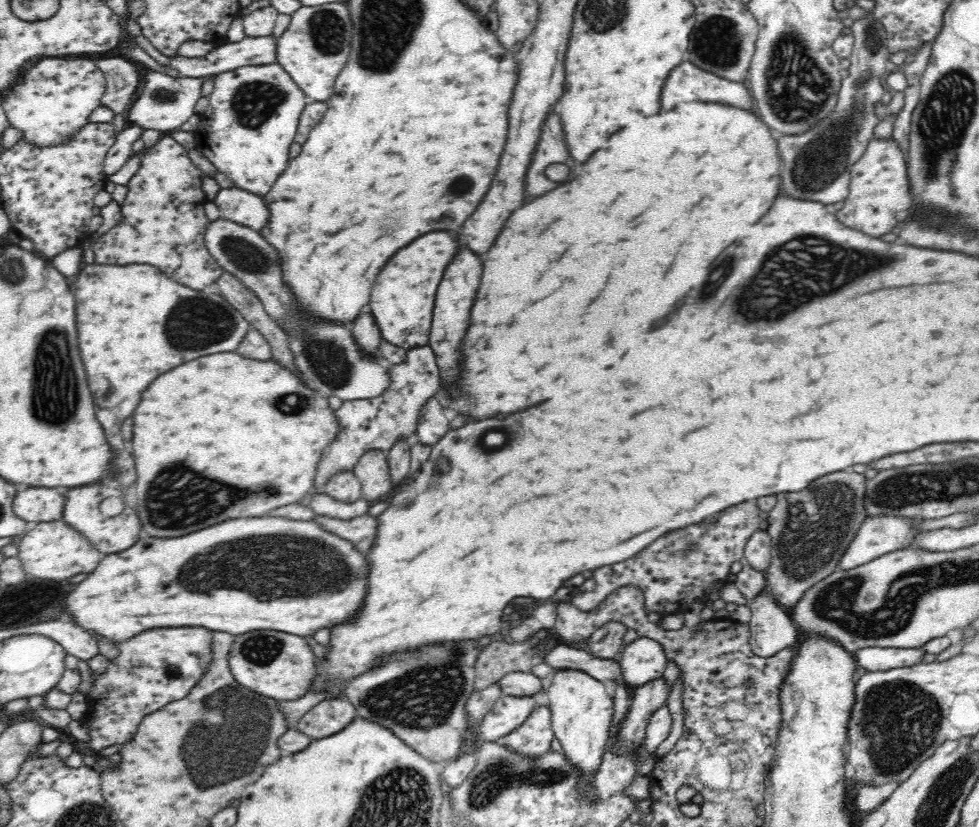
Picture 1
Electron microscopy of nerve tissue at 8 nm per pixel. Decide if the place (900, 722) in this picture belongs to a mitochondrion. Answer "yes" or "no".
yes

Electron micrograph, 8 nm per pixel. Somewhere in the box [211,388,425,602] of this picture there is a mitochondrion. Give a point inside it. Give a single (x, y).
(292, 404)

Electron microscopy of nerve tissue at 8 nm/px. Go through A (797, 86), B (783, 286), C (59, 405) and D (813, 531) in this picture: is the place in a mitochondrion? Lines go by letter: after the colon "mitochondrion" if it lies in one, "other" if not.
A: mitochondrion
B: mitochondrion
C: mitochondrion
D: mitochondrion

